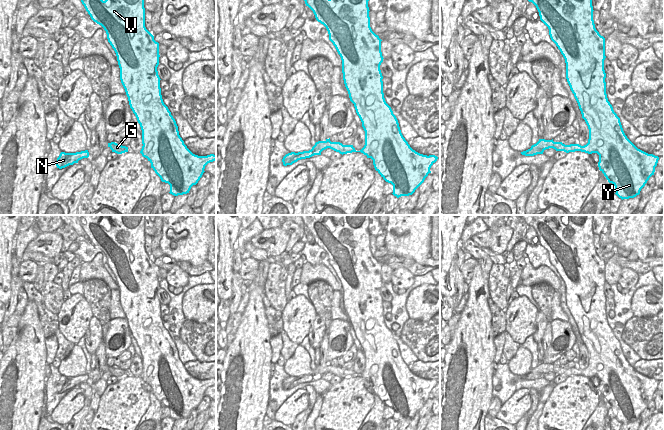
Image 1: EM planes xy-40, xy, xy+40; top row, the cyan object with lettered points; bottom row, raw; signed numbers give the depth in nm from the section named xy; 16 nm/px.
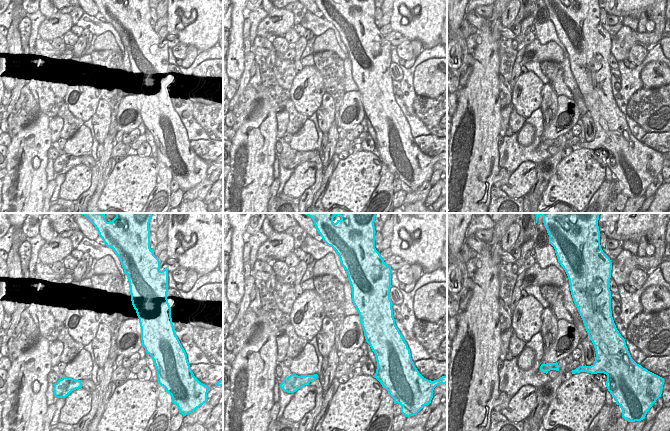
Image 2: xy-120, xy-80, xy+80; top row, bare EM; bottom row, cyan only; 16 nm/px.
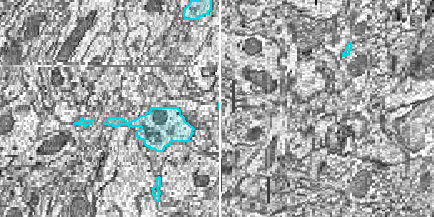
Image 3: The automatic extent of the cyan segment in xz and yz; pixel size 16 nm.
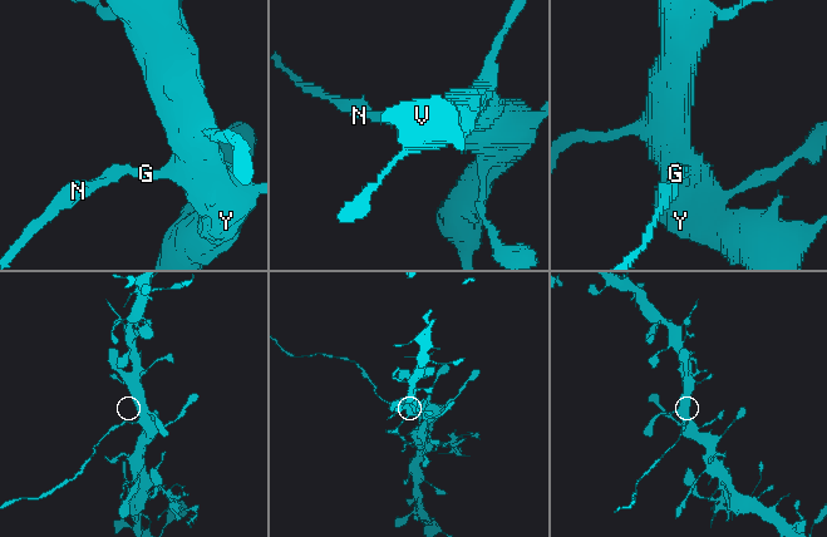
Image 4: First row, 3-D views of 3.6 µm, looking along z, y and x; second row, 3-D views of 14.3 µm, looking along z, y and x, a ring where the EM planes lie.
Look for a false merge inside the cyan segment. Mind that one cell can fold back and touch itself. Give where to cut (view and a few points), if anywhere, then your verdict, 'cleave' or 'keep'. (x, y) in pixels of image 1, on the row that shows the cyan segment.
xy+40 (530, 148), (542, 152) | cleave

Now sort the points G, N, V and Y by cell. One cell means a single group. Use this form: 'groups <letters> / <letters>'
groups G V Y / N

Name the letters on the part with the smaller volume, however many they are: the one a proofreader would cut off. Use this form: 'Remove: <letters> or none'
Remove: N

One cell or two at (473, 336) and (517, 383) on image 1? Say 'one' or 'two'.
two

